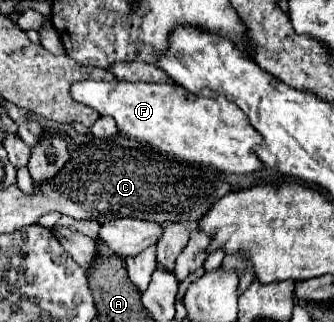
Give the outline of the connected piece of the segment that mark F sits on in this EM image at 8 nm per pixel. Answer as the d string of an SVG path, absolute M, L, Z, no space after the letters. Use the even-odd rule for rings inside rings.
M78 81L72 85L72 97L96 109L100 115L114 117L120 133L146 141L166 155L202 167L214 167L222 173L246 175L262 169L262 161L254 155L254 145L264 141L262 135L252 129L238 105L218 93L208 93L208 89L194 95L178 85Z

